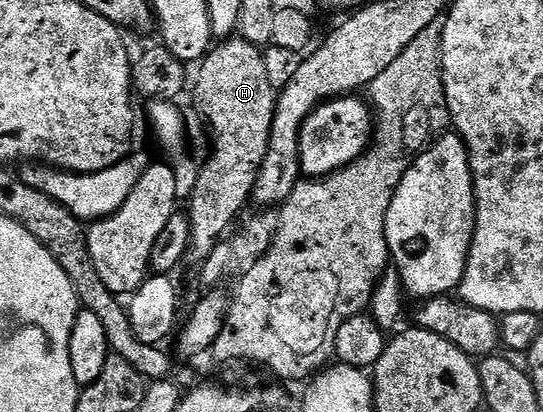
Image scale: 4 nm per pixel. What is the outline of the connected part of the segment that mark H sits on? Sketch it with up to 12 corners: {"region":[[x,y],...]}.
{"region":[[214,46],[193,99],[211,151],[187,203],[202,265],[254,192],[278,99],[257,47]]}

